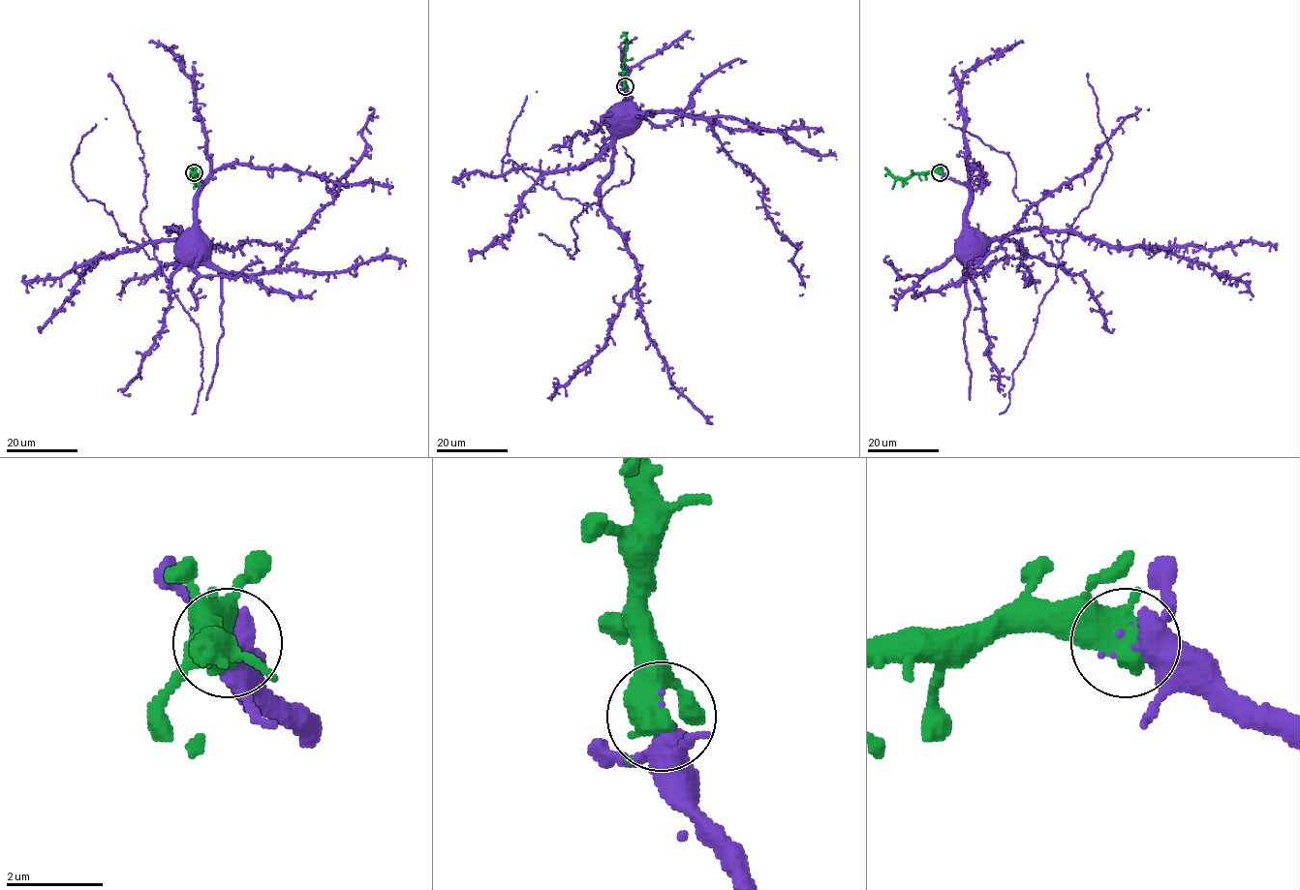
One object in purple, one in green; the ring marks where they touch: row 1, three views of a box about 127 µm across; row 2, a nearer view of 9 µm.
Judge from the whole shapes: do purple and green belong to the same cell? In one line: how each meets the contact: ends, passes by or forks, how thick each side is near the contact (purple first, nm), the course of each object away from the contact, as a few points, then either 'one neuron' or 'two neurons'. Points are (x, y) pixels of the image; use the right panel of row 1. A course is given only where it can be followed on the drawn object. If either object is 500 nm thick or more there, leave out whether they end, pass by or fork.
130/550 nm | purple via (940, 171), (960, 181), (969, 191), (969, 210), (963, 220), (963, 232), (955, 243), (956, 247) | green via (940, 172), (913, 172), (906, 178), (895, 178), (885, 168) | one neuron

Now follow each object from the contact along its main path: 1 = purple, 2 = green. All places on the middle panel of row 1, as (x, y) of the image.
1: (625, 86), (633, 107), (631, 116), (623, 104)
2: (625, 86), (623, 60), (628, 32)

